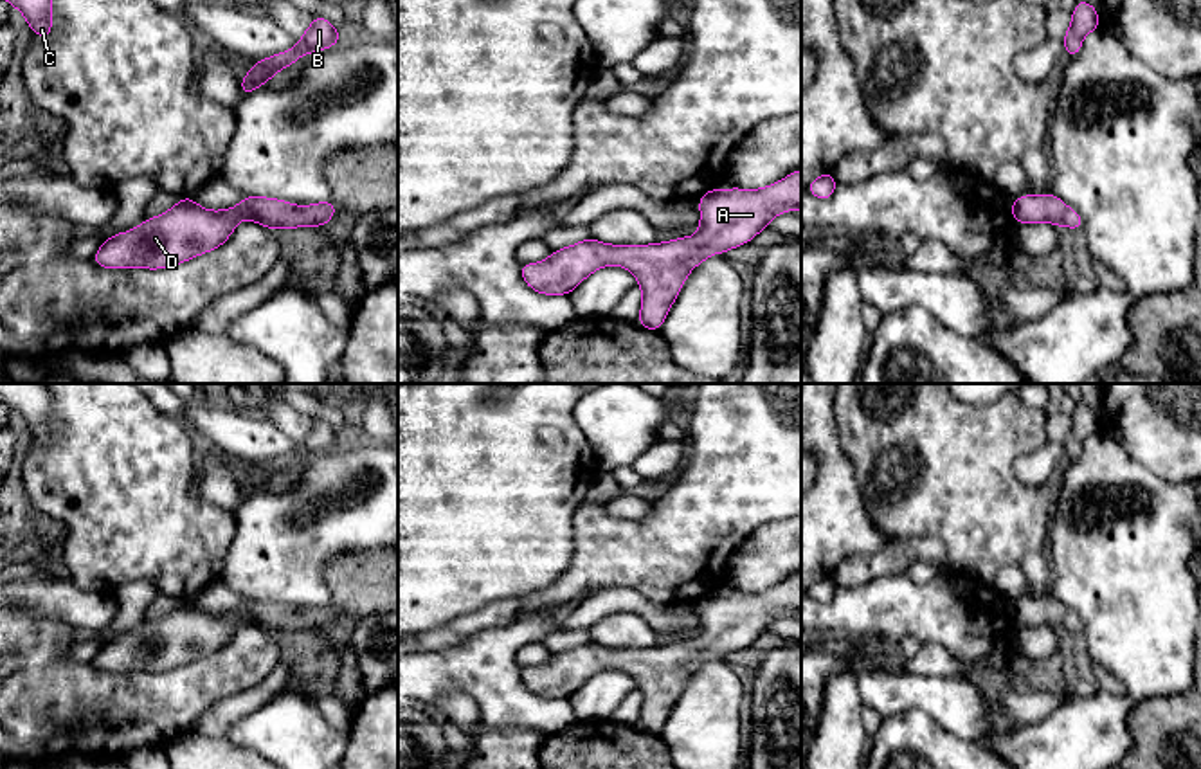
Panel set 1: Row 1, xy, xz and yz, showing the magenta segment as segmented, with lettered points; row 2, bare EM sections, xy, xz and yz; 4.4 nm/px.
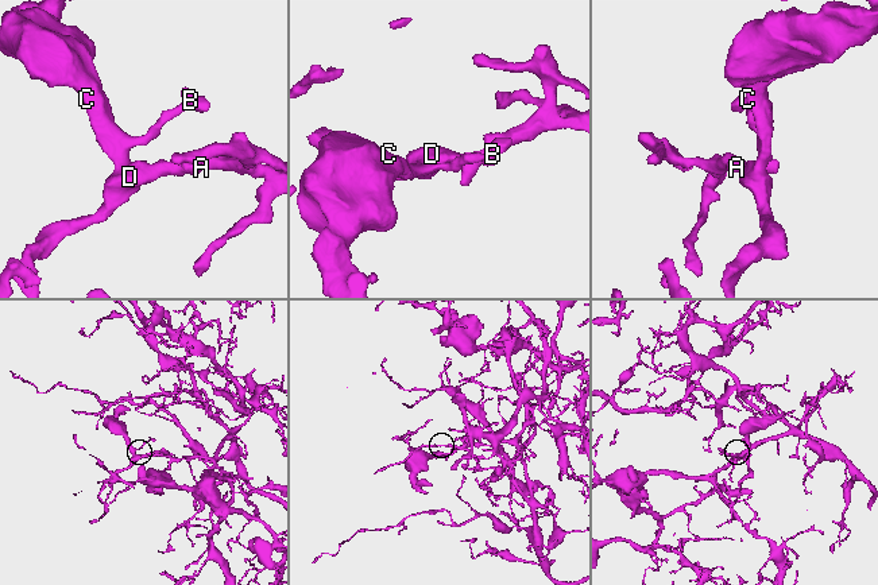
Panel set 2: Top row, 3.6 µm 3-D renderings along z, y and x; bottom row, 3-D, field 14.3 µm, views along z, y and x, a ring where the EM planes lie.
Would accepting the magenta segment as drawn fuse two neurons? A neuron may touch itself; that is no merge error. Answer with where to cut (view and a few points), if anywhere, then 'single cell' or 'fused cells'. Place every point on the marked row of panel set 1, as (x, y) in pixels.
cut none; single cell

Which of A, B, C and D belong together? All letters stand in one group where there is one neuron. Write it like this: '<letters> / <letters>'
A B C D

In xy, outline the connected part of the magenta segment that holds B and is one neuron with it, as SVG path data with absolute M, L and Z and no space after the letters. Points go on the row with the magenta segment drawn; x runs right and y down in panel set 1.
M315 14L303 38L290 50L256 61L247 76L239 81L243 97L274 77L275 72L292 67L301 56L321 52L339 45L342 34L321 14Z

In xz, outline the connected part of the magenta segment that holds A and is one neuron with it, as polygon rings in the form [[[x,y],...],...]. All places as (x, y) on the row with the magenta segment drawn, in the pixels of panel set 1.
[[[801,169],[762,189],[711,189],[699,196],[700,227],[693,238],[652,245],[607,245],[596,238],[553,250],[540,263],[522,263],[524,283],[542,295],[569,295],[601,267],[630,270],[643,290],[637,324],[659,331],[688,274],[709,256],[749,243],[781,211],[801,209]]]

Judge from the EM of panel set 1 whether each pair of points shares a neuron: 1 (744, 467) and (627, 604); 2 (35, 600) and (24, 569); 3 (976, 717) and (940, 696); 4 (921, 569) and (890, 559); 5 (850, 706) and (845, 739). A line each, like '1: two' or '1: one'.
1: two
2: two
3: one
4: two
5: one

